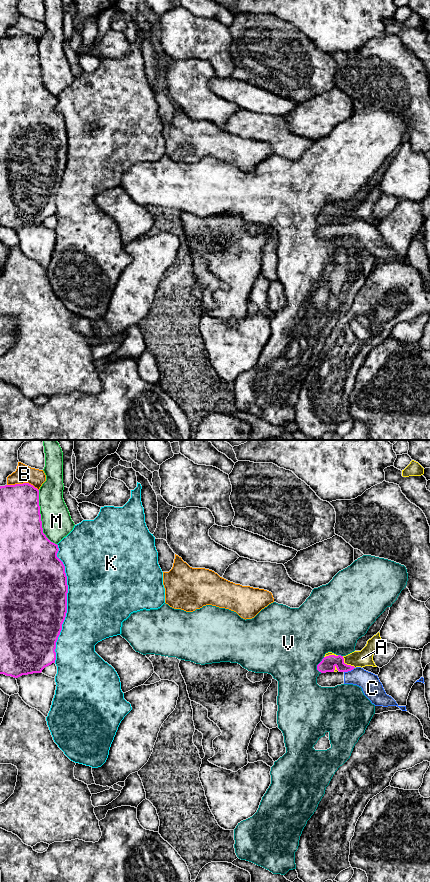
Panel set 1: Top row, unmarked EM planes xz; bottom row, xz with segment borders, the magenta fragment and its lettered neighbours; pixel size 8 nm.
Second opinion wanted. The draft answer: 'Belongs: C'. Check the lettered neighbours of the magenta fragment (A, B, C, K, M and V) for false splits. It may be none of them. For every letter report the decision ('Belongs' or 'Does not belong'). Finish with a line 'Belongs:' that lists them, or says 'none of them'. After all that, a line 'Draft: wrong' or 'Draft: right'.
A: Does not belong
B: Does not belong
C: Does not belong
K: Does not belong
M: Does not belong
V: Does not belong
Belongs: none of them
Draft: wrong

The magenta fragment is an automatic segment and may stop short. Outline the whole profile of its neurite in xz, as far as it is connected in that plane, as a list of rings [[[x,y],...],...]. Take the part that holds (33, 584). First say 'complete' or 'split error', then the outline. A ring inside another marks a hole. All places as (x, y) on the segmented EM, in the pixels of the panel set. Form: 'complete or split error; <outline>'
complete; [[[29,483],[0,486],[0,674],[18,678],[22,675],[41,673],[45,667],[55,663],[56,642],[67,613],[68,593],[65,566],[57,557],[58,551],[58,545],[51,542],[43,533],[39,490]]]

